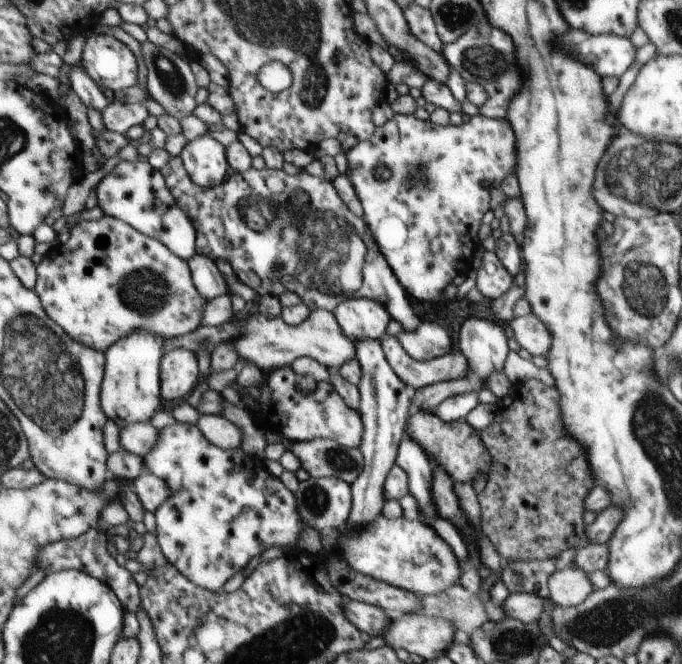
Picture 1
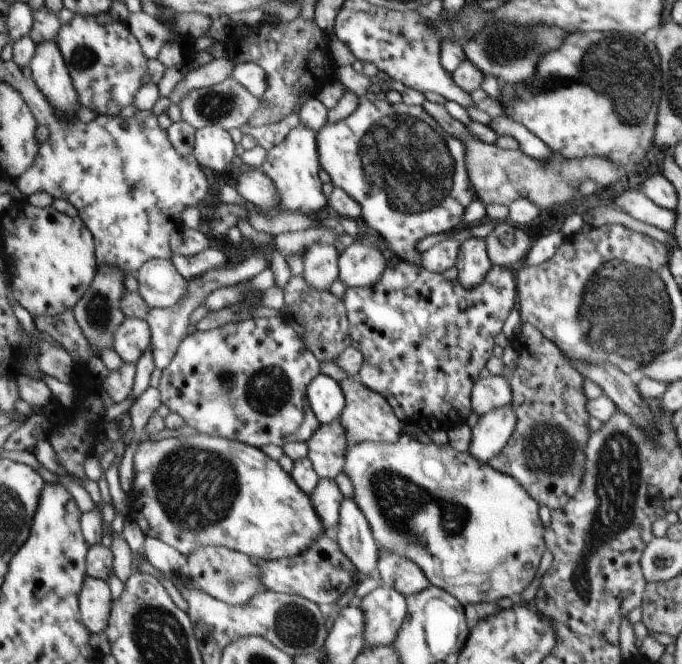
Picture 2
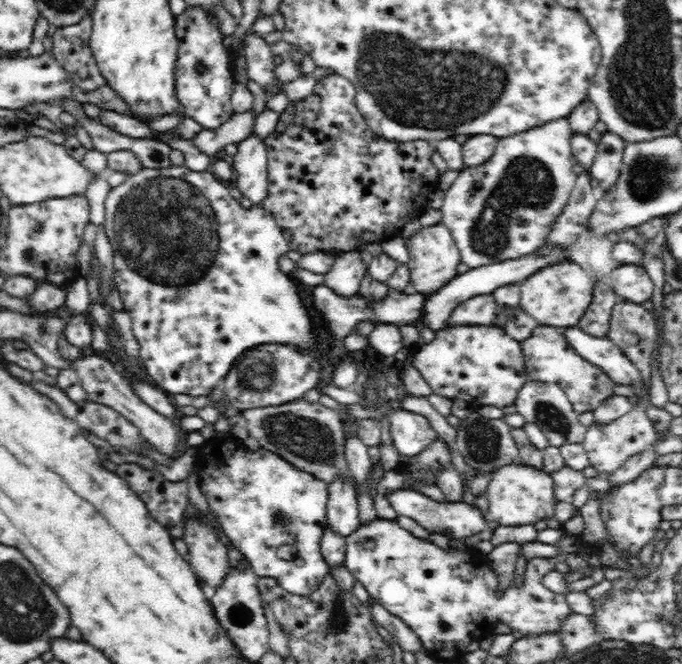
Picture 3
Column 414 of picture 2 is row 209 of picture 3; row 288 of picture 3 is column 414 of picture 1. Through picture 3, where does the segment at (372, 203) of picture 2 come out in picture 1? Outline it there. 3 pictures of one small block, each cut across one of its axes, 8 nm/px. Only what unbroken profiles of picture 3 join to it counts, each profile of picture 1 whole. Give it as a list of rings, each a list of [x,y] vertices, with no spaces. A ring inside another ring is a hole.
[[[394,114],[368,140],[345,153],[348,159],[345,174],[362,204],[362,220],[392,273],[413,301],[442,302],[444,288],[464,270],[475,267],[472,258],[480,246],[478,228],[482,216],[490,210],[490,192],[484,184],[498,188],[506,176],[516,175],[516,150],[514,128],[504,117],[493,120],[479,114],[460,126],[450,123],[439,126],[412,115]]]

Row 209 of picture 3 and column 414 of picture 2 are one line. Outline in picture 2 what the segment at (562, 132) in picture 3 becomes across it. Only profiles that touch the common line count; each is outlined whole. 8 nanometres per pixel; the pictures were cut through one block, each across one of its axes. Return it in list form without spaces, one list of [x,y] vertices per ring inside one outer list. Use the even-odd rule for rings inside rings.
[[[402,435],[398,442],[392,443],[376,443],[372,441],[360,442],[354,444],[352,448],[347,449],[345,456],[346,464],[344,464],[344,472],[351,480],[353,486],[353,499],[356,501],[358,508],[366,517],[368,524],[371,526],[372,536],[378,544],[378,550],[384,552],[392,552],[398,556],[404,556],[408,560],[415,562],[424,572],[426,578],[432,585],[438,586],[457,597],[464,606],[467,604],[478,604],[478,602],[496,602],[496,598],[515,598],[530,586],[530,582],[536,576],[536,570],[540,566],[540,558],[546,550],[544,540],[542,540],[542,522],[538,518],[538,508],[540,505],[534,500],[517,480],[512,476],[498,472],[490,465],[482,464],[480,460],[472,458],[467,452],[457,451],[452,448],[448,442],[446,444],[438,444],[429,442],[423,444],[416,439],[411,439],[408,435]]]

